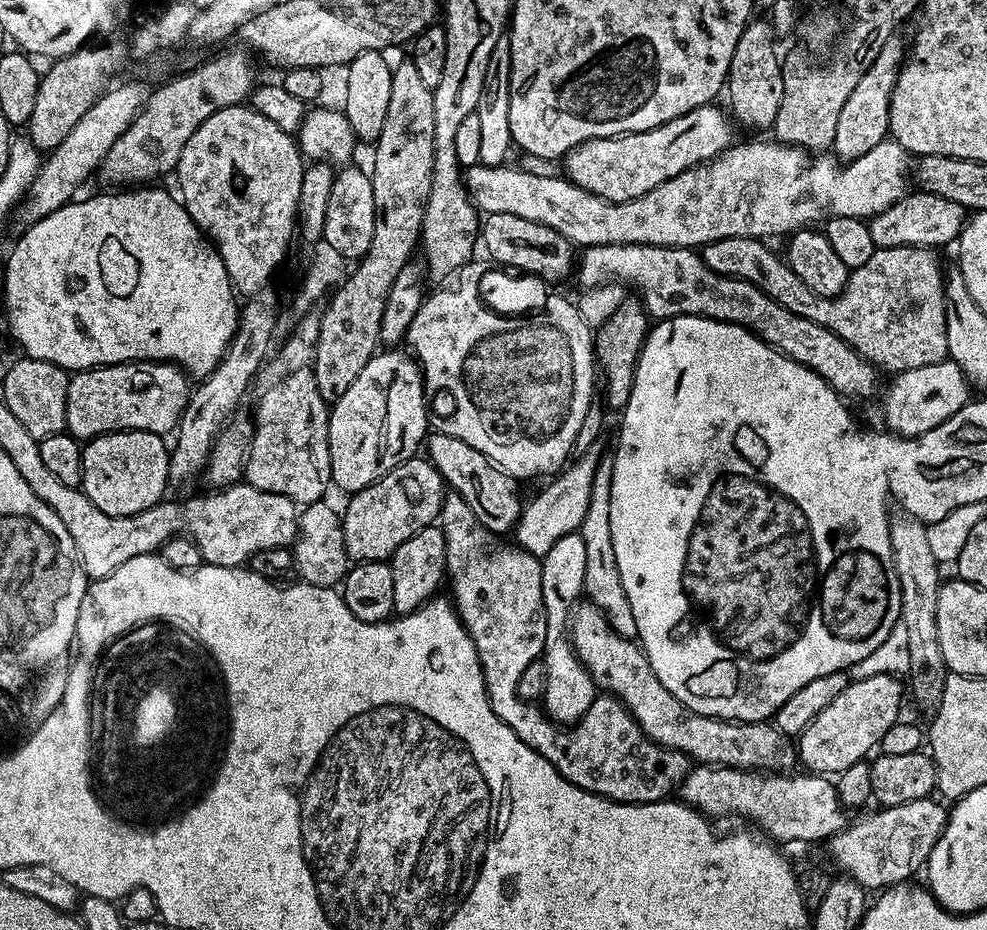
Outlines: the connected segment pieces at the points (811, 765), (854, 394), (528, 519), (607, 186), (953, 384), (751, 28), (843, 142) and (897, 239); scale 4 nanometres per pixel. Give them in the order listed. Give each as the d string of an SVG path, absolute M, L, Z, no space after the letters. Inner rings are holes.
M874 674L874 678L852 680L818 714L810 726L798 737L798 760L805 764L807 771L812 774L835 774L846 770L846 766L854 766L854 762L865 759L871 748L879 745L882 734L890 730L900 719L900 703L906 700L906 688L900 685L901 681L895 676Z
M603 244L584 248L581 253L574 272L580 279L581 289L614 283L632 287L631 291L653 321L701 316L747 328L771 348L821 376L849 401L868 400L875 394L876 387L877 392L881 387L876 365L859 356L845 340L838 338L838 334L810 318L802 318L802 314L794 314L794 310L786 310L786 306L774 302L770 294L748 280L710 270L699 251L653 244Z
M592 450L575 457L563 471L553 475L545 483L549 484L529 504L527 501L523 505L520 520L514 529L514 540L519 547L543 558L546 550L550 550L550 546L554 546L554 542L558 542L558 538L566 538L566 534L579 529L590 504L597 459L597 453Z
M703 104L670 122L645 132L627 132L624 136L607 136L587 140L571 148L562 160L567 180L603 200L630 202L674 178L695 164L704 164L731 148L734 124L723 107ZM725 116L725 117L724 117Z
M946 359L930 366L897 372L883 389L884 424L887 431L897 436L921 436L946 422L970 399L970 385L962 370L952 360Z
M753 18L742 30L738 46L734 46L734 58L730 58L726 85L726 108L739 127L741 124L744 128L768 130L773 127L778 115L779 102L782 101L782 60L779 55L776 57L776 44L772 39L774 33L771 23L767 19Z
M895 34L886 40L874 64L866 74L862 74L858 86L851 91L850 96L843 103L842 110L839 111L838 126L835 128L831 151L843 165L854 162L854 158L862 158L862 154L874 150L874 146L889 139L890 94L894 90L896 76L900 73L900 65L906 59L906 44L904 48L904 40L901 36Z
M919 190L909 191L901 200L894 202L886 210L882 210L877 216L871 217L868 229L874 238L877 248L931 248L939 249L939 244L951 245L964 228L966 210L958 206L958 202L950 202L938 194L921 192Z

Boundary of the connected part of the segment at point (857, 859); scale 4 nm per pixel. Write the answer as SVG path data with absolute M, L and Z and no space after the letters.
M933 797L914 799L898 806L881 807L861 820L849 823L837 836L827 841L831 863L841 868L845 877L856 880L865 890L883 890L909 881L919 867L927 863L930 850L941 836L947 820L947 807Z

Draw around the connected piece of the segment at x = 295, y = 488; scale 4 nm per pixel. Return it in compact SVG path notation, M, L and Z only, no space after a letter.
M288 344L261 365L253 380L255 428L243 474L243 479L258 490L282 494L298 506L323 501L324 491L332 484L328 441L330 408L322 394L318 394L316 376L309 362L308 354Z

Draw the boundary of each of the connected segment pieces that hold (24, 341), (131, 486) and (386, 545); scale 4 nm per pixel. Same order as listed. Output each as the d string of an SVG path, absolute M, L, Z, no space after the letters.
M140 186L137 187L140 188L137 192L112 190L116 192L92 196L89 200L77 199L23 229L24 233L17 238L16 245L4 264L4 304L8 307L8 328L12 331L13 338L24 347L23 355L27 359L45 360L72 374L86 368L102 368L105 364L130 364L137 360L175 364L192 378L206 377L216 369L229 342L234 338L236 324L240 320L240 308L236 304L237 293L222 258L216 253L208 237L200 231L200 227L192 221L183 203L173 193L172 197L170 193L152 187L156 186Z
M108 432L104 436L96 436L93 440L83 445L84 457L82 458L82 485L83 495L98 510L111 516L133 516L144 512L148 508L161 503L165 499L164 488L168 483L168 457L169 445L164 445L165 437L154 432Z
M423 455L394 466L382 478L370 486L351 493L348 505L342 508L342 542L346 542L349 561L387 561L418 530L433 527L440 515L440 507L446 495L444 479Z

